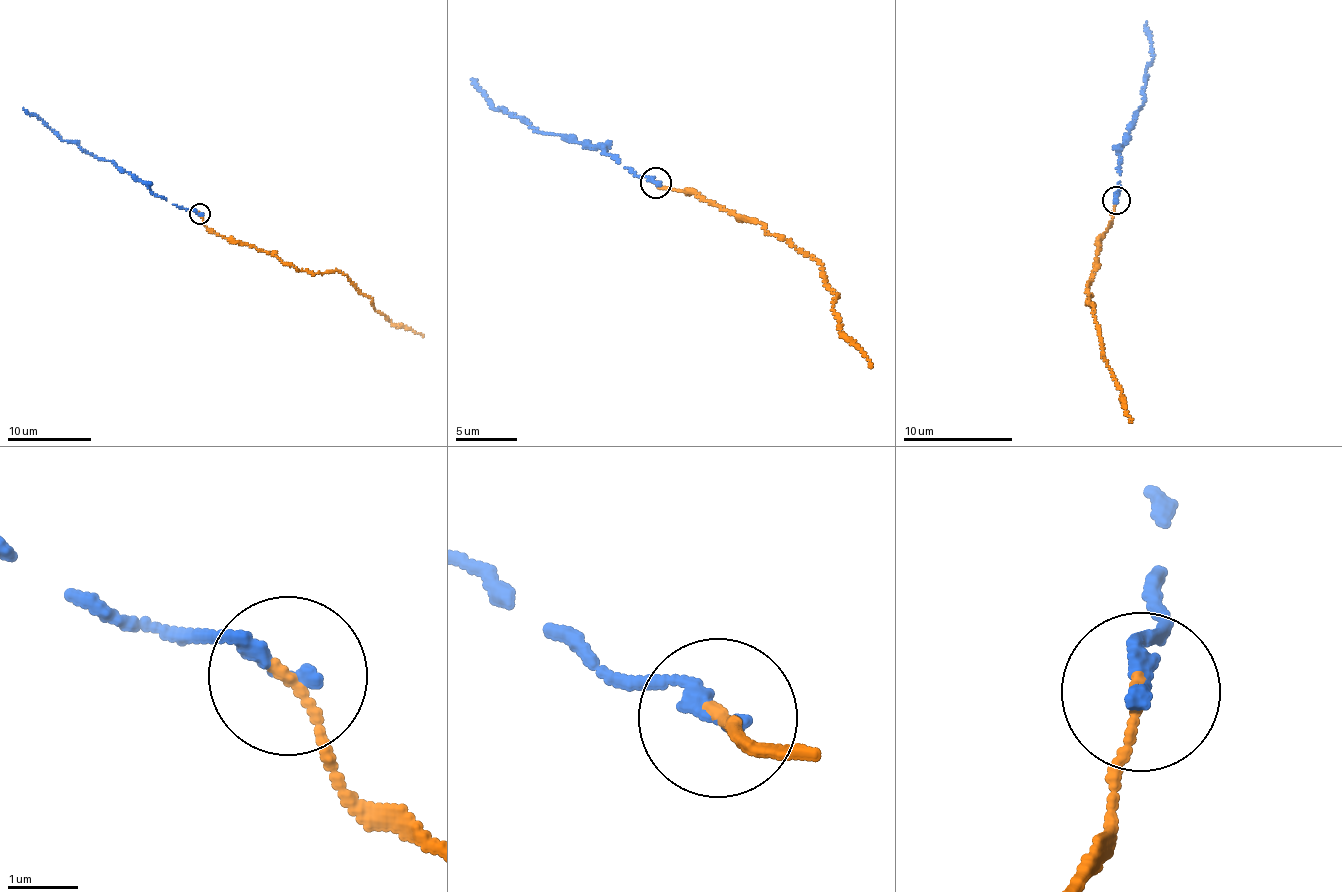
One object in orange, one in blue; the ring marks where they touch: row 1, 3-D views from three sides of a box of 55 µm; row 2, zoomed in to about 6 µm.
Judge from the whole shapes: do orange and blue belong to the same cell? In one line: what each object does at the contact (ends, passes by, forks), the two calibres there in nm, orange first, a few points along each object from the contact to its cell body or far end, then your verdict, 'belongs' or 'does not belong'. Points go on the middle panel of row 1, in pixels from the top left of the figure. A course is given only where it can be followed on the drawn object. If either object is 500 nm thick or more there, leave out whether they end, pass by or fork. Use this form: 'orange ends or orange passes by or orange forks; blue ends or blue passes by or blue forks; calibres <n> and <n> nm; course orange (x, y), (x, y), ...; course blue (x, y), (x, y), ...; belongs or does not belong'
orange ends; blue ends; calibres 130 and 240 nm; course orange (655, 182), (699, 193), (764, 224), (818, 260), (838, 297), (832, 306), (844, 336), (862, 348), (871, 367); course blue (655, 182), (634, 176), (598, 147), (533, 132), (520, 118), (493, 108), (472, 79); belongs

